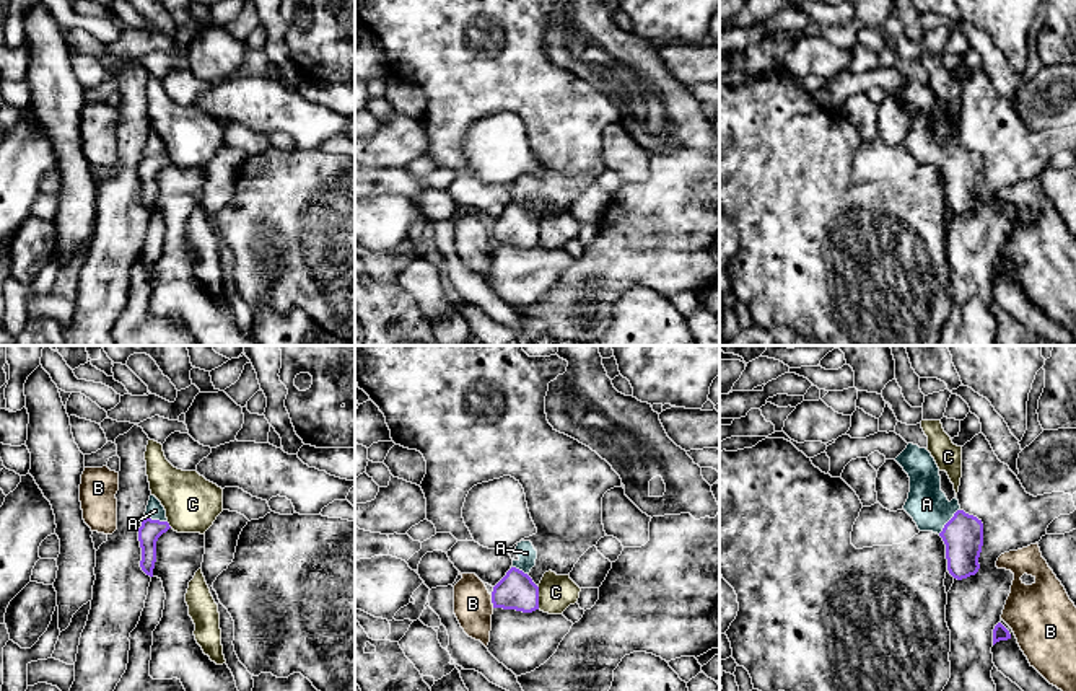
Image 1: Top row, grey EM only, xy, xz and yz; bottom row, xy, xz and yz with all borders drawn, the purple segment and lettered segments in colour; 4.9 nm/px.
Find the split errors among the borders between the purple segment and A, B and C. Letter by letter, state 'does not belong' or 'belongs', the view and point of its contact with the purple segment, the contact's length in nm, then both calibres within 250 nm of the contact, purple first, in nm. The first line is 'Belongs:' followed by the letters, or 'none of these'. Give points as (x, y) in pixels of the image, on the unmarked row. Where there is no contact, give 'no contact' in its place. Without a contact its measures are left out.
Belongs: A
A: belongs | yz (948, 157) | 170 nm | 200/200 nm
B: does not belong | xz (492, 233) | 40 nm | 190/190 nm
C: does not belong | xz (538, 233) | 110 nm | 190/180 nm

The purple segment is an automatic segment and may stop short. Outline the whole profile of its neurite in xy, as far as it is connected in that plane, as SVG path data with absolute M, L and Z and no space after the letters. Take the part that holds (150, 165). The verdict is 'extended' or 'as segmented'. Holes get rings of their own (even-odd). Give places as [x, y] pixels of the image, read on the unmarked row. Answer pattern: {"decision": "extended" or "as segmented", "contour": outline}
{"decision": "extended", "contour": "M150 130L145 153L142 156L142 161L138 163L138 176L142 183L140 202L150 212L153 212L156 197L156 176L169 163L171 161L168 158L164 142L155 130Z"}

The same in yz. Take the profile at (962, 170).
{"decision": "extended", "contour": "M908 78L895 93L910 112L903 145L920 166L938 168L946 179L949 209L957 213L975 210L983 181L983 158L965 148L957 132L951 137L941 125L939 103L926 83Z"}

